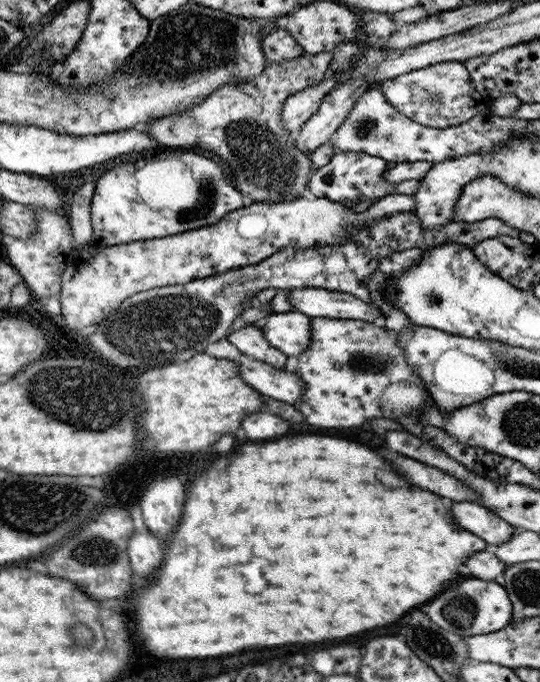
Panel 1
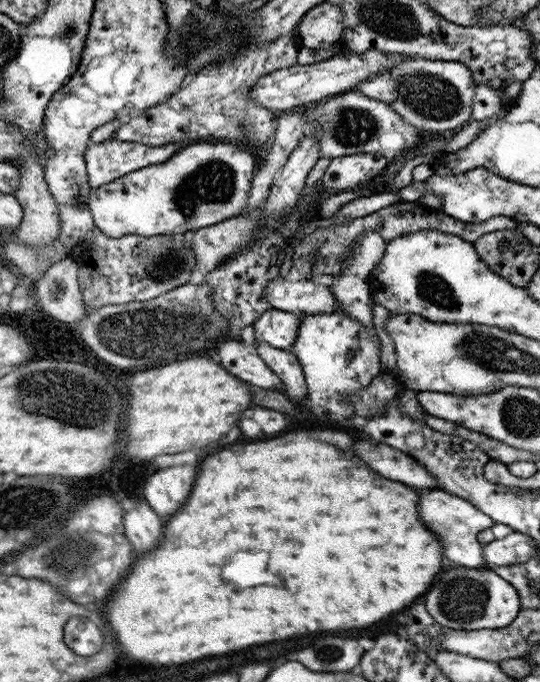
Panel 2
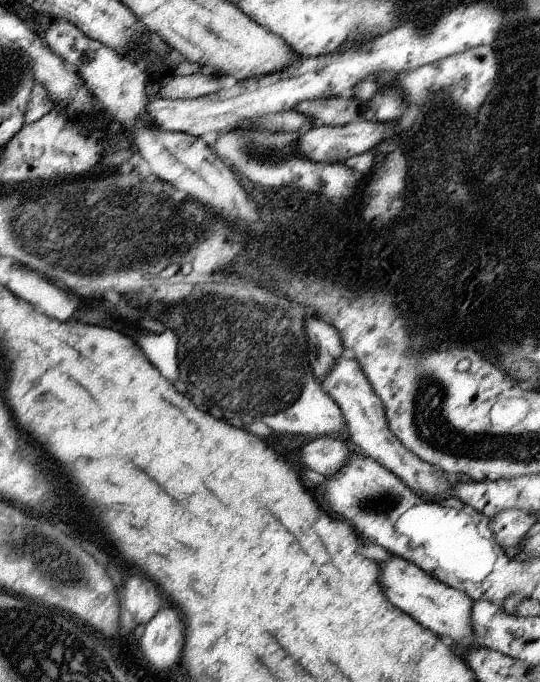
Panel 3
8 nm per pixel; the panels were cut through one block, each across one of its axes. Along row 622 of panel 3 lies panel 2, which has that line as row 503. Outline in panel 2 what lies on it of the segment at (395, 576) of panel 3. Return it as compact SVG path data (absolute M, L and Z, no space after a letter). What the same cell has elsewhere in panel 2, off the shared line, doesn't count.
M441 488L422 489L420 496L420 514L422 522L442 538L444 544L444 556L452 562L452 566L464 566L464 568L486 567L485 558L482 552L482 545L476 540L479 532L492 528L495 525L493 518L478 510L471 502L465 498L454 496Z

